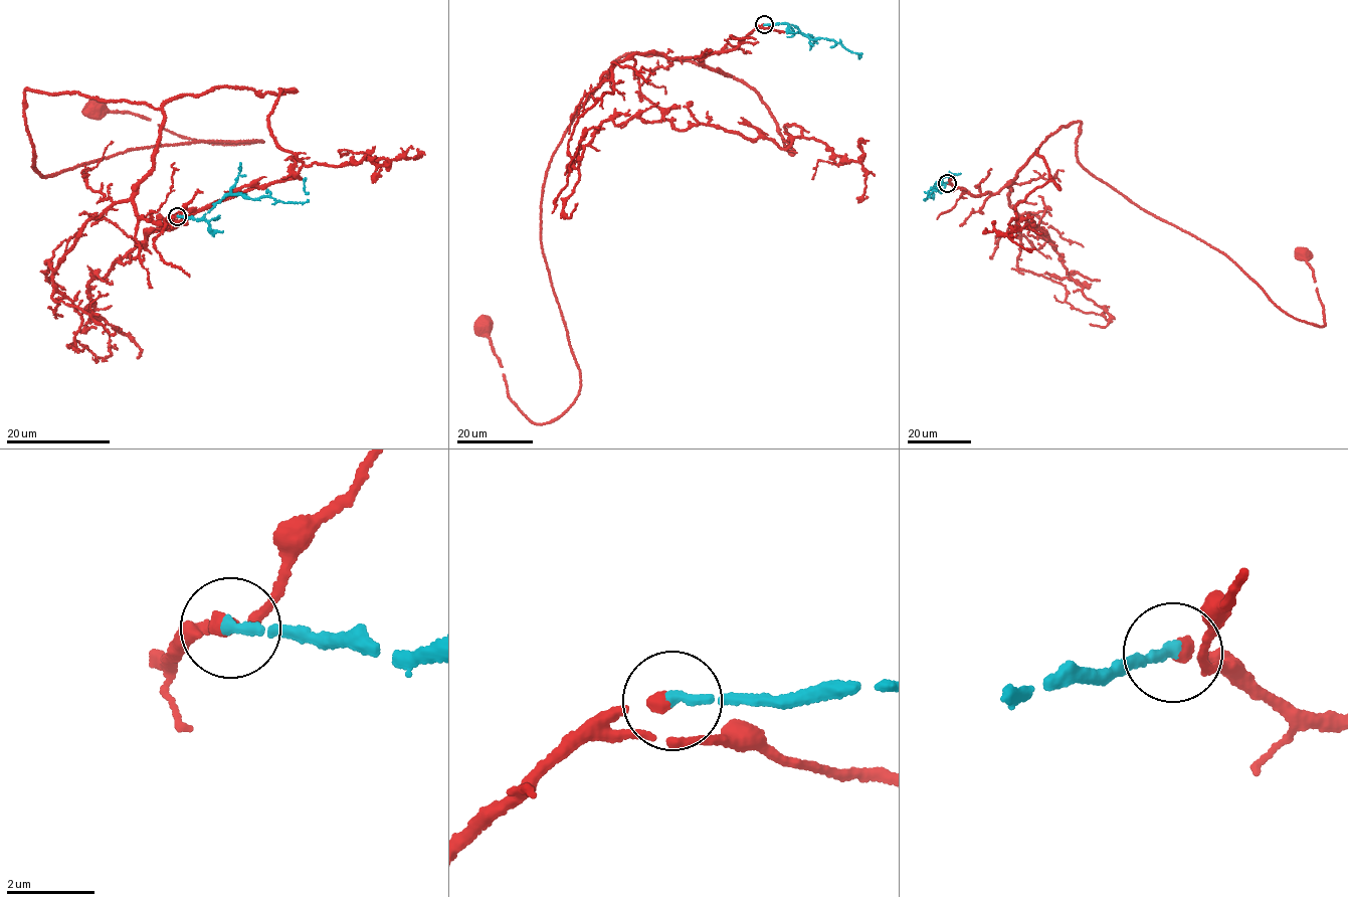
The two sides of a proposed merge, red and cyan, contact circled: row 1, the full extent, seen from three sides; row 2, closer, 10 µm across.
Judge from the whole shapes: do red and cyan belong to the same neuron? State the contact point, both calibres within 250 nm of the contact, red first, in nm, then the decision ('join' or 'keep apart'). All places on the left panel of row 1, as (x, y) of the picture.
place (177, 216); calibres 280 and 280 nm; join

